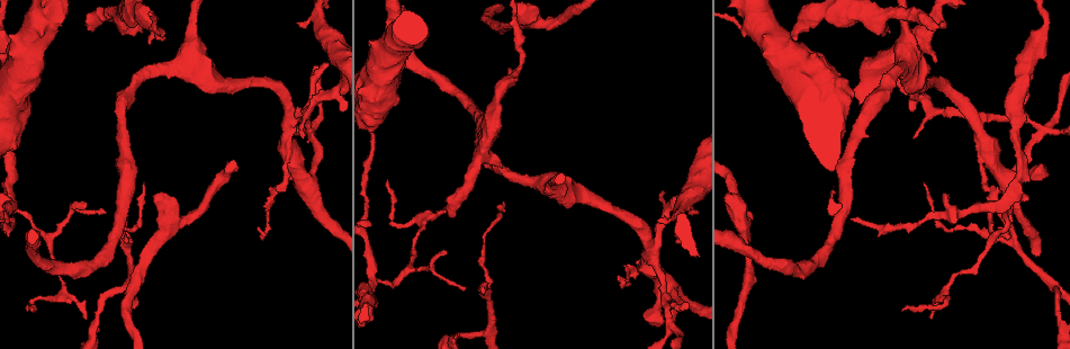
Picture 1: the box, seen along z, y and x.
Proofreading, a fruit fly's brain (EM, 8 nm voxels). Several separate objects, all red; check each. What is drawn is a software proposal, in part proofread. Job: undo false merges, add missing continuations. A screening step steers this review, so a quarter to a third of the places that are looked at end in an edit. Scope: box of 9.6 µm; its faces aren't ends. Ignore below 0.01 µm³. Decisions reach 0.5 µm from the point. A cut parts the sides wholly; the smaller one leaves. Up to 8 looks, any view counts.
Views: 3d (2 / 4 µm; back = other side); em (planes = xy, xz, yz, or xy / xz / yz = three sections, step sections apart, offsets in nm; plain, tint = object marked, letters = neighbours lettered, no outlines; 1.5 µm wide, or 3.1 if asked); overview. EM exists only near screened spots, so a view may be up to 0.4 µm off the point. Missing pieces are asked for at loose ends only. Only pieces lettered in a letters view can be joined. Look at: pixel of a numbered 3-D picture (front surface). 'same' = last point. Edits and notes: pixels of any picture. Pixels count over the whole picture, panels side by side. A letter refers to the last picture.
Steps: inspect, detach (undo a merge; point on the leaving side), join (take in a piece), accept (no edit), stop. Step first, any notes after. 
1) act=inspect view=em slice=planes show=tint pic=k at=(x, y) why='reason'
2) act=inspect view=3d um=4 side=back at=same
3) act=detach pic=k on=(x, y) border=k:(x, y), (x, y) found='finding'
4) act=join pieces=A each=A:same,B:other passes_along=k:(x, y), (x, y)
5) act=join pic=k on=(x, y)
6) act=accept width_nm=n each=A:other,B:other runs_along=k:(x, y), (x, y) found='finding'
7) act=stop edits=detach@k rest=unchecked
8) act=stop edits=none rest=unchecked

act=inspect view=3d um=2 pic=1 at=(486, 287) why='branch stops here'

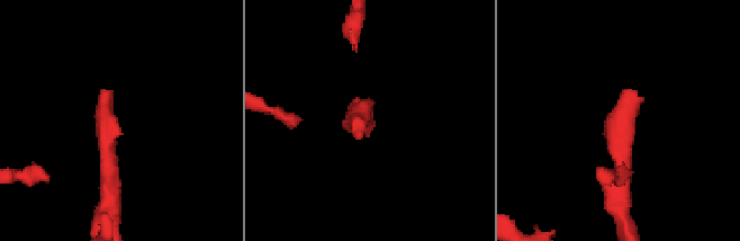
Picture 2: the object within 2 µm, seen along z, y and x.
act=inspect view=em slice=xy step=8 show=tint pic=2 at=(360, 122)

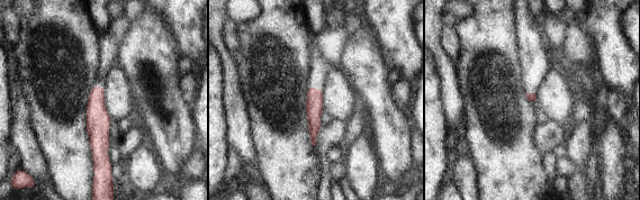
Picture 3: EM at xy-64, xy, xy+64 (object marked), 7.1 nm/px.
act=inspect view=em slice=yz step=8 show=letters at=same

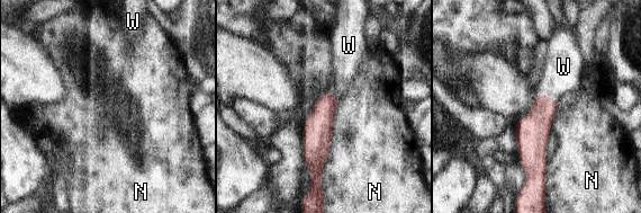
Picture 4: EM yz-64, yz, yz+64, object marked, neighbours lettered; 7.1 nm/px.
act=join pieces=W longest_contact=N:550nm each=N:other,W:same passes_along=4:(534, 127), (545, 95), (563, 67) found='it goes on there'

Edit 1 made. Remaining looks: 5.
act=inspect view=overview why='redraw'

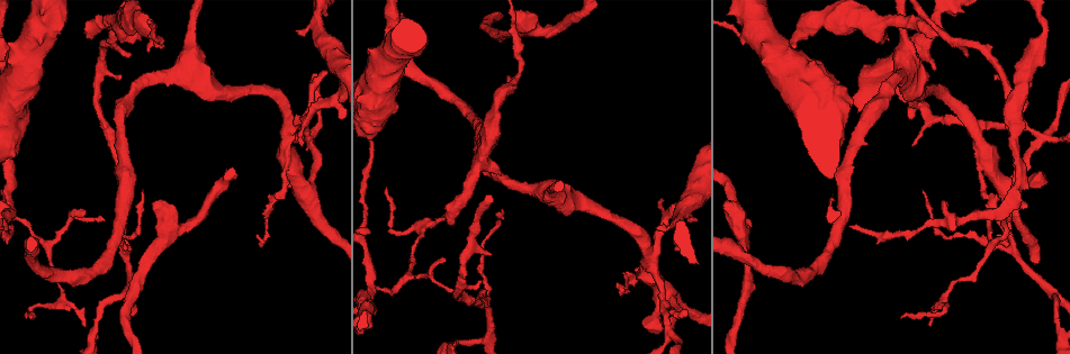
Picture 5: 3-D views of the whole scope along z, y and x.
act=inspect view=em um=3.1 slice=yz step=16 show=tint pic=5 at=(669, 331) why='arms part here'

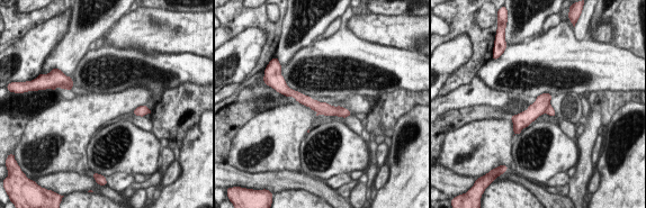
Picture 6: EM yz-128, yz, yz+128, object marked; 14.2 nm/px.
act=inspect view=em um=3.1 slice=planes show=tint at=same

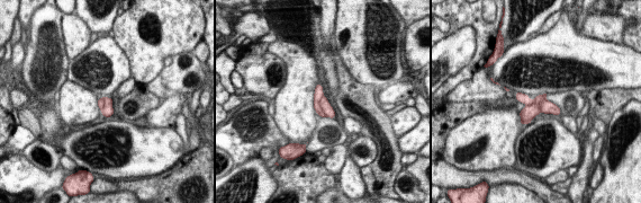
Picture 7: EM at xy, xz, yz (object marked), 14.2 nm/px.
act=inspect view=em um=3.1 slice=planes show=letters at=same

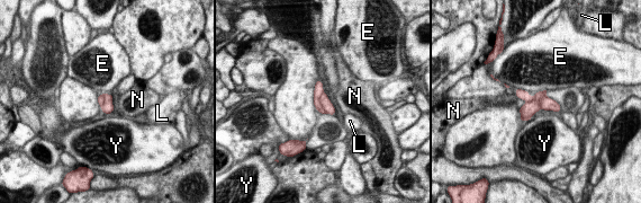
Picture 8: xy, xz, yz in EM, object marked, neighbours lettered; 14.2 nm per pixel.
act=detach pic=8 on=(327, 106) width_nm=200 each=E:other,L:other,N:other,Y:other border=8:(322, 91), (319, 104), (326, 112) found='two neurons meet here'

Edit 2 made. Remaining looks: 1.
act=stop edits=join@4,detach@8 rest=unchecked

